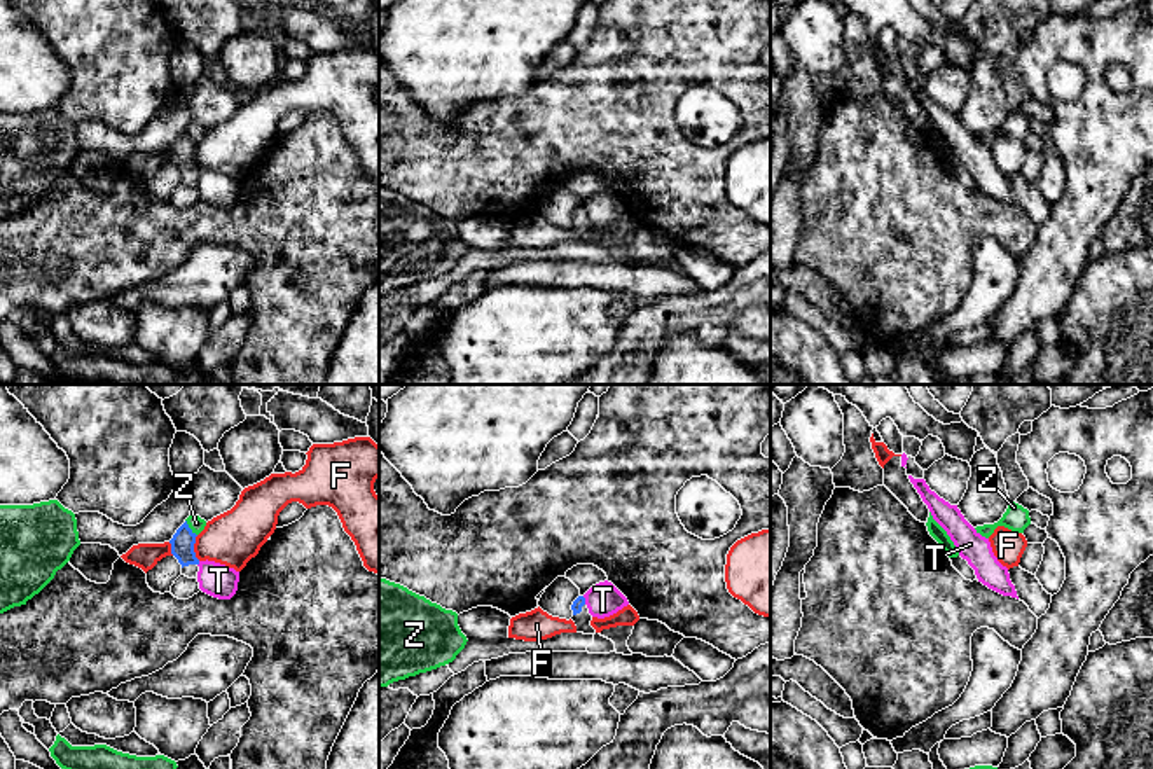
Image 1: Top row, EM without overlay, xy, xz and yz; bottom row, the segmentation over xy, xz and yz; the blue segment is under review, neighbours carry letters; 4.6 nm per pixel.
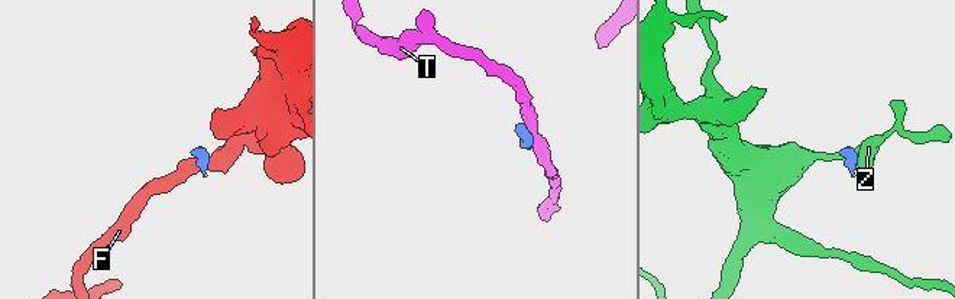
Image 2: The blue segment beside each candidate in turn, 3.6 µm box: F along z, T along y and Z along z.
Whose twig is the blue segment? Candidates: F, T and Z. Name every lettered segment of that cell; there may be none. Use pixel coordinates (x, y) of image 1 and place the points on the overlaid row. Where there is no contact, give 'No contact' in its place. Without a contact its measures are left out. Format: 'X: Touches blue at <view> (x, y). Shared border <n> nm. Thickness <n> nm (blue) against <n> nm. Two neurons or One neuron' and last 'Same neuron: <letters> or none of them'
F: Touches blue at xy (193, 547). Shared border 120 nm. Thickness 110 nm (blue) against 240 nm. Two neurons
T: Touches blue at xz (584, 600). Shared border 40 nm. Thickness 50 nm (blue) against 160 nm. Two neurons
Z: Touches blue at xy (189, 528). Shared border 90 nm. Thickness 110 nm (blue) against 70 nm. Two neurons
Same neuron: none of them

